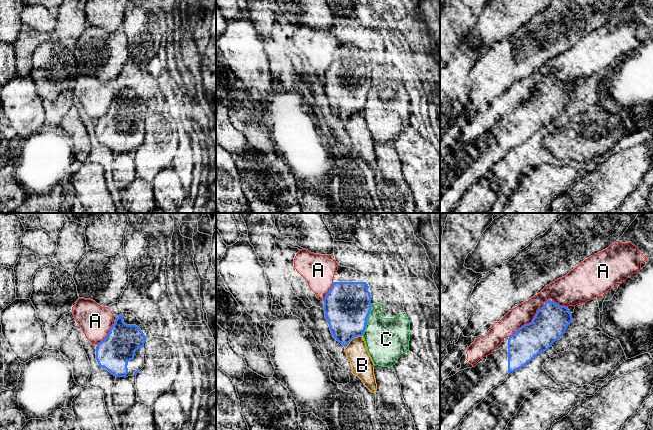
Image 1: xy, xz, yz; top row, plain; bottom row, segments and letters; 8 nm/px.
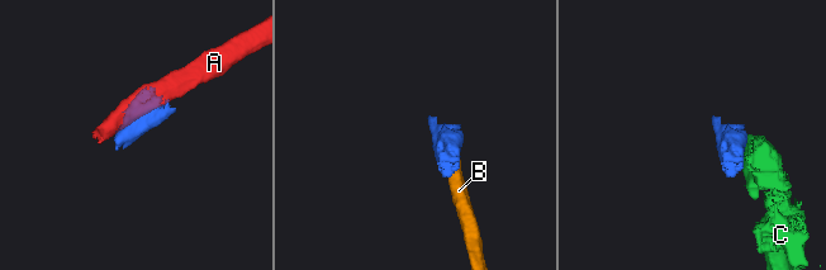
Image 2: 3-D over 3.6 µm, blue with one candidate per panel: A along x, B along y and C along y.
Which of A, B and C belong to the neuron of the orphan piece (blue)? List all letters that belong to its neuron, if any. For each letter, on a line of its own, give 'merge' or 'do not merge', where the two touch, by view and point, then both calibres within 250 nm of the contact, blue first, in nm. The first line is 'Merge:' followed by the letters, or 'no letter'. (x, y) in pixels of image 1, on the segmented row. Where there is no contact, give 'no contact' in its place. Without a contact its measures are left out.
Merge: no letter
A: do not merge; contact yz (529, 323); calibres 280 and 160 nm
B: do not merge; contact xz (353, 337); calibres 360 and 180 nm
C: do not merge; contact xz (366, 323); calibres 380 and 340 nm

